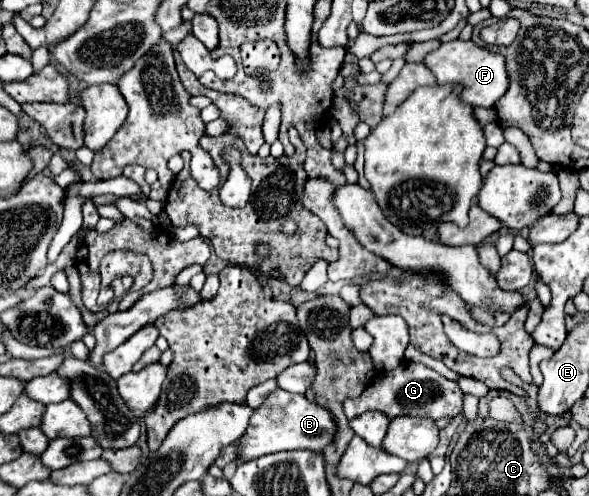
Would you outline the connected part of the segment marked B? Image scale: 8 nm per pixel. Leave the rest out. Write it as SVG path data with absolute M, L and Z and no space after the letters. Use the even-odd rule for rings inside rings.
M275 390L261 408L255 410L247 432L241 436L239 452L241 460L253 460L271 452L283 450L313 450L323 452L337 436L337 422L327 406L321 406L301 394L291 394L285 390Z

